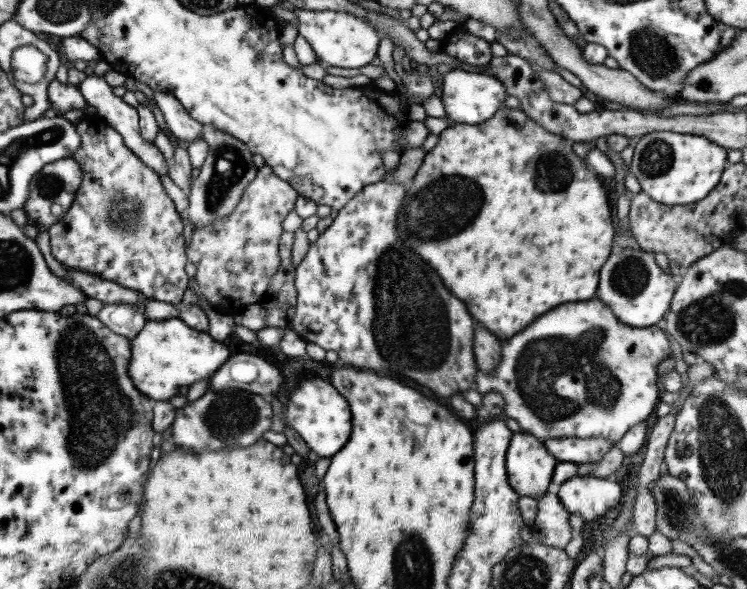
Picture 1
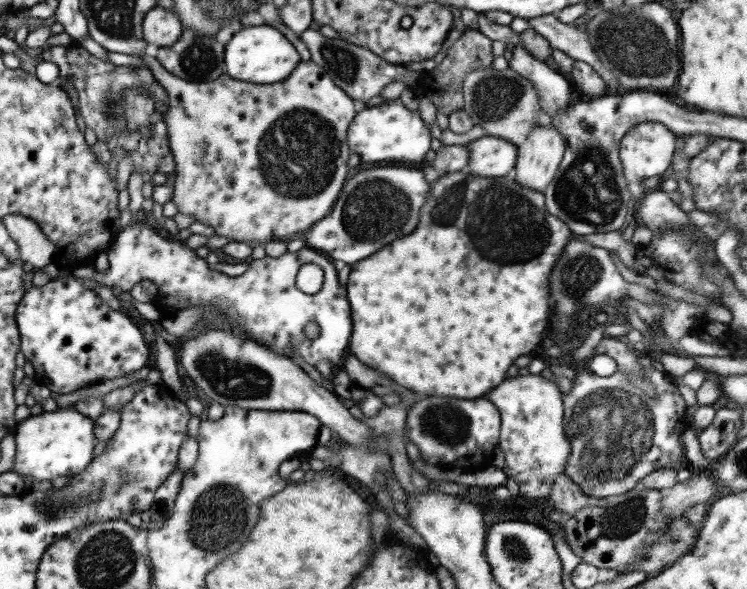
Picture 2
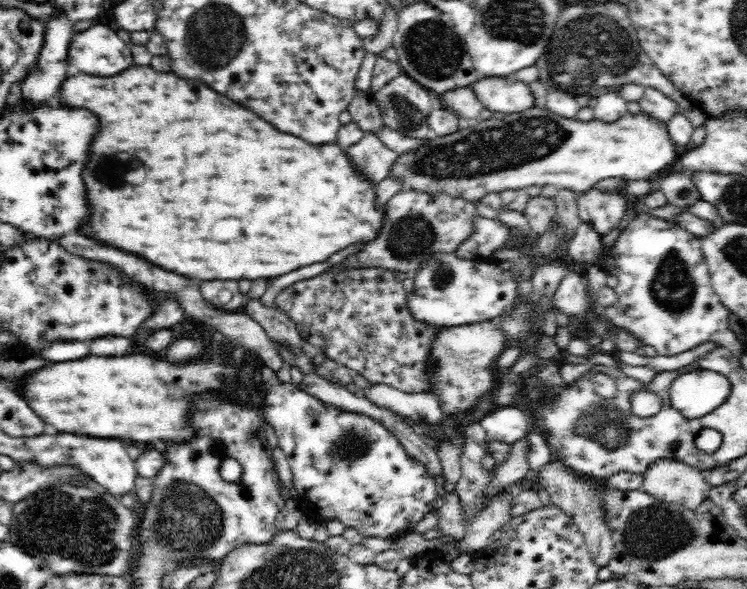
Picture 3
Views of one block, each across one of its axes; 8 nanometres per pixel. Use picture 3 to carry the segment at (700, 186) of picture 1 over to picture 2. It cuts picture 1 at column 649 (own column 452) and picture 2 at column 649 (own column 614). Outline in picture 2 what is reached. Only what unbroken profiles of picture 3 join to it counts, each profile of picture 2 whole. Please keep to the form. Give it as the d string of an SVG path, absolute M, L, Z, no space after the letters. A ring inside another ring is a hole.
M641 122L635 128L631 128L629 132L625 132L625 136L619 140L619 160L623 166L623 178L627 182L627 190L629 190L631 198L637 204L647 194L647 190L641 186L643 180L653 178L653 176L665 178L671 172L675 144L677 144L677 136L667 126L663 126L659 122Z

